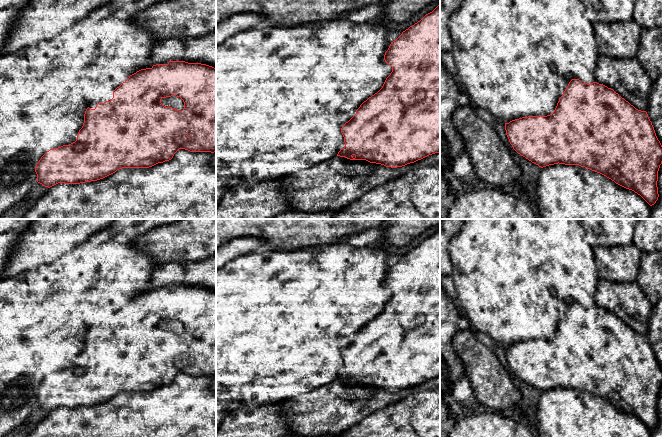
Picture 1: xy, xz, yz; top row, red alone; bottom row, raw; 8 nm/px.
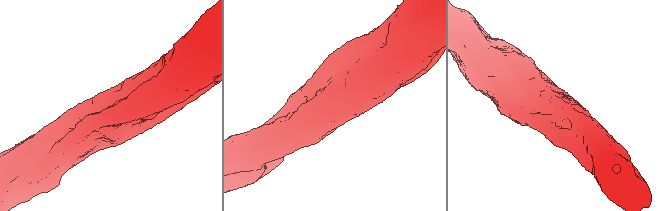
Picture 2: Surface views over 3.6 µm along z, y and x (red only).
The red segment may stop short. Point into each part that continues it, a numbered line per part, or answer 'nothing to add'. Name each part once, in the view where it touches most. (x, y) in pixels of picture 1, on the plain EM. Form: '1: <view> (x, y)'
1: xy (175, 326)

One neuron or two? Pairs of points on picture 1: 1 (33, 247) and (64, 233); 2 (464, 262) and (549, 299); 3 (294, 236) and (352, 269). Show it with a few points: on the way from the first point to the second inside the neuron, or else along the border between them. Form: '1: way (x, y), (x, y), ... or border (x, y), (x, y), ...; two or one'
1: way (41, 243), (52, 233), (56, 233); one
2: way (485, 262), (512, 262), (528, 278); one
3: border (333, 243), (318, 243), (287, 250); two

